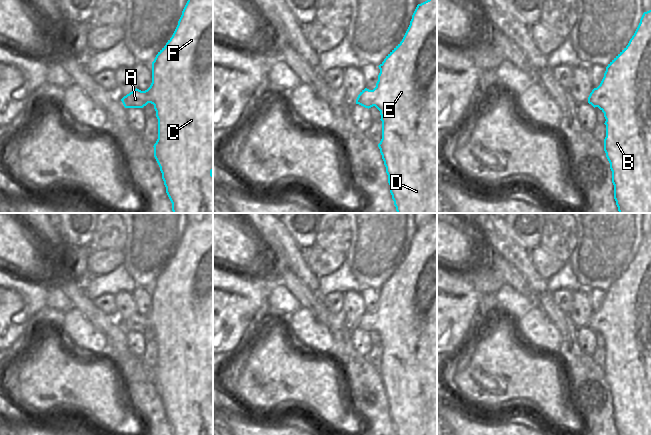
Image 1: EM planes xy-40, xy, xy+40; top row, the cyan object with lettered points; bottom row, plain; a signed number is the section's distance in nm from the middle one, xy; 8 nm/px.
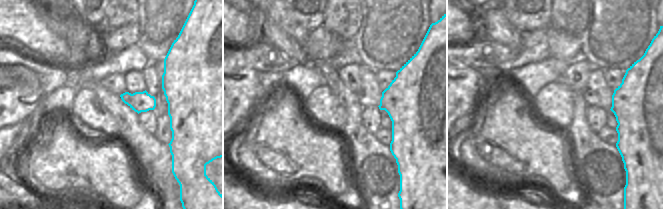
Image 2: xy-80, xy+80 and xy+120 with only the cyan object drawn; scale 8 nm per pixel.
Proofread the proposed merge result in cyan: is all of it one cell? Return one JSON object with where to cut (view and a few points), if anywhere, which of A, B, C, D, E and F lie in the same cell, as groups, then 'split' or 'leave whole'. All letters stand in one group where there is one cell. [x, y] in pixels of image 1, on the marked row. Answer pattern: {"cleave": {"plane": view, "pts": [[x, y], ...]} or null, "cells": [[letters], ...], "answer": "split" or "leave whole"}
{"cleave": null, "cells": [["A", "B", "C", "D", "E", "F"]], "answer": "leave whole"}

